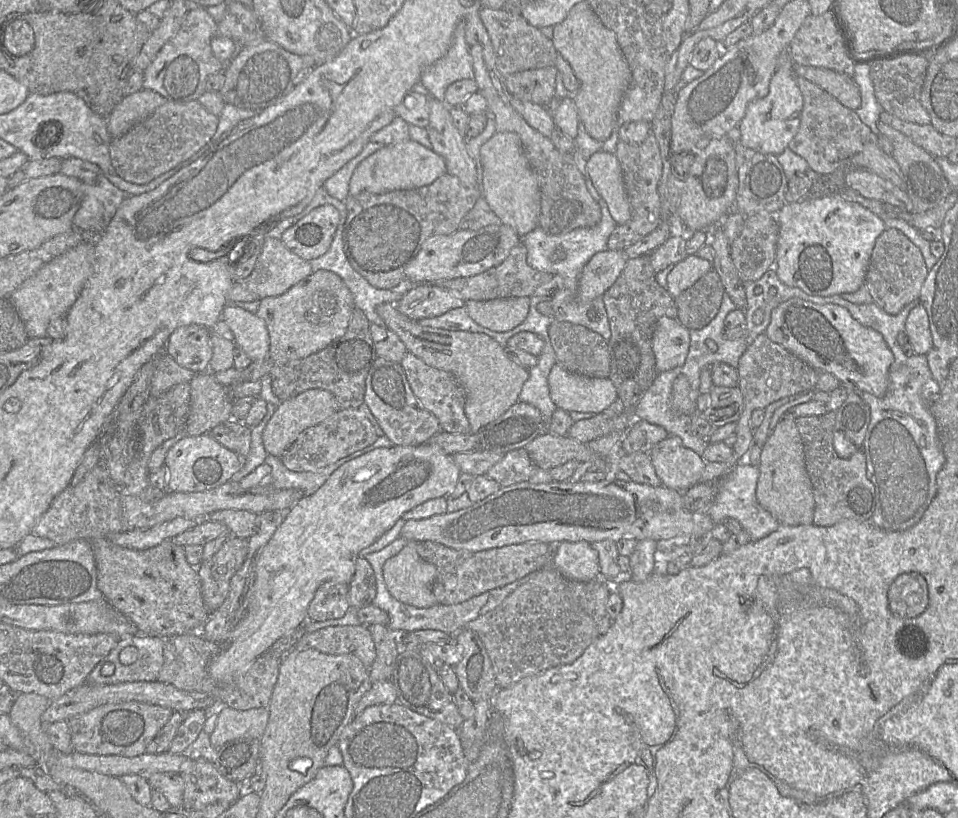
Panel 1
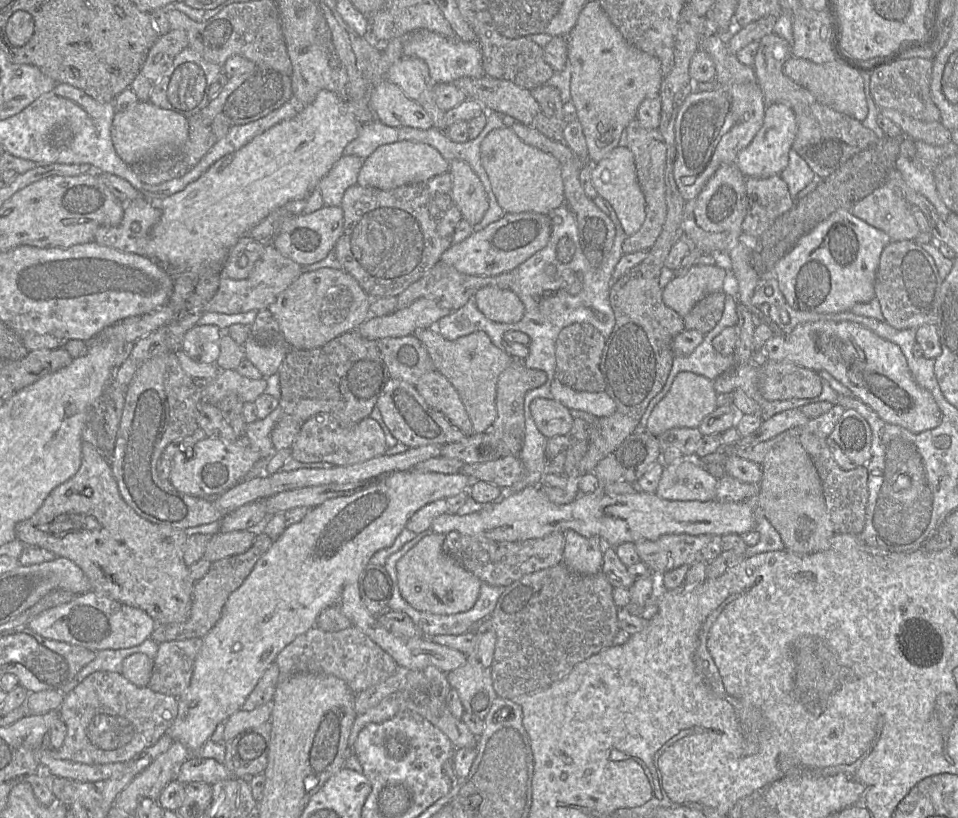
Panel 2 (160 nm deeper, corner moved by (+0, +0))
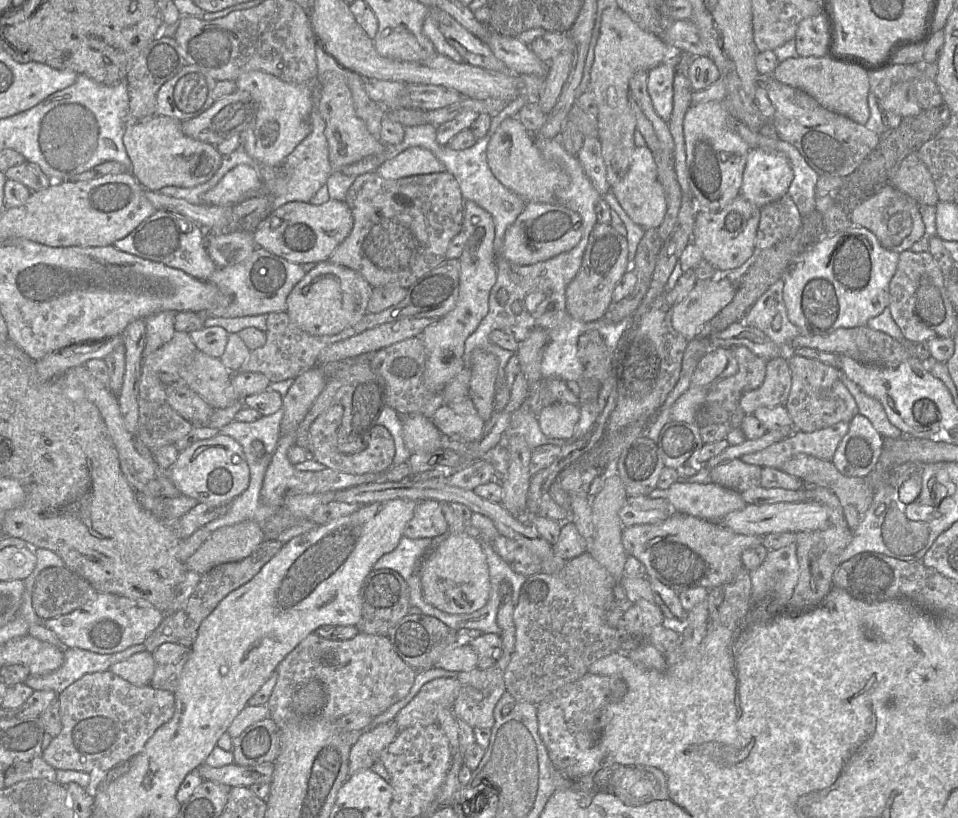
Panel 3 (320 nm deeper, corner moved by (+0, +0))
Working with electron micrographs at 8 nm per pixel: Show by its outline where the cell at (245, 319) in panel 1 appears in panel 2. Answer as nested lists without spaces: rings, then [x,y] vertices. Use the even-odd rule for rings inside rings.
[[[251,335],[243,345],[247,358],[264,378],[278,373],[278,370],[289,352],[288,344],[264,345],[257,342]]]

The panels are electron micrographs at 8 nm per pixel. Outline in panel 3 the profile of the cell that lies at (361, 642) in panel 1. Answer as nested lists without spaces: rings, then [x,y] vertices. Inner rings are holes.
[[[315,633],[302,640],[277,666],[277,682],[267,707],[282,729],[302,720],[337,720],[349,713],[373,718],[409,693],[417,672],[395,652],[387,636],[358,633],[349,640],[328,640]]]

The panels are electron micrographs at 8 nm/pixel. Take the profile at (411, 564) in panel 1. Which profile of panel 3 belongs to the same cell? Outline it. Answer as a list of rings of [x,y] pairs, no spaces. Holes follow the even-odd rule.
[[[447,502],[441,503],[442,511],[449,525],[448,535],[444,540],[439,540],[443,535],[432,538],[432,544],[424,553],[419,564],[418,575],[425,600],[437,609],[448,614],[470,614],[482,608],[489,596],[490,582],[486,556],[482,549],[481,540],[473,538],[463,532],[466,525],[457,518]]]

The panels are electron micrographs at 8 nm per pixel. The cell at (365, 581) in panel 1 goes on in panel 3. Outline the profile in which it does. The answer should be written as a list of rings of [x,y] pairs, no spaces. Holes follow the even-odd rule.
[[[391,569],[371,570],[363,581],[360,596],[362,617],[356,625],[359,633],[387,636],[389,630],[408,615],[411,607],[407,582]]]

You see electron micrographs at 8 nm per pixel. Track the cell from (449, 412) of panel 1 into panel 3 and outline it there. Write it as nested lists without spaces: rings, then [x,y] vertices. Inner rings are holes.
[[[470,399],[454,405],[441,404],[431,420],[445,437],[466,445],[476,441],[486,425]]]

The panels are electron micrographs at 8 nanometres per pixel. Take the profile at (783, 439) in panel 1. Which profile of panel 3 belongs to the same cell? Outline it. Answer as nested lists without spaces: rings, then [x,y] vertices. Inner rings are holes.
[[[806,485],[807,497],[830,510],[830,526],[820,531],[802,531],[796,533],[795,545],[799,563],[799,578],[789,600],[788,607],[804,610],[821,602],[832,588],[832,577],[838,567],[837,556],[852,539],[852,532],[845,521],[841,504],[837,496],[828,488]]]

